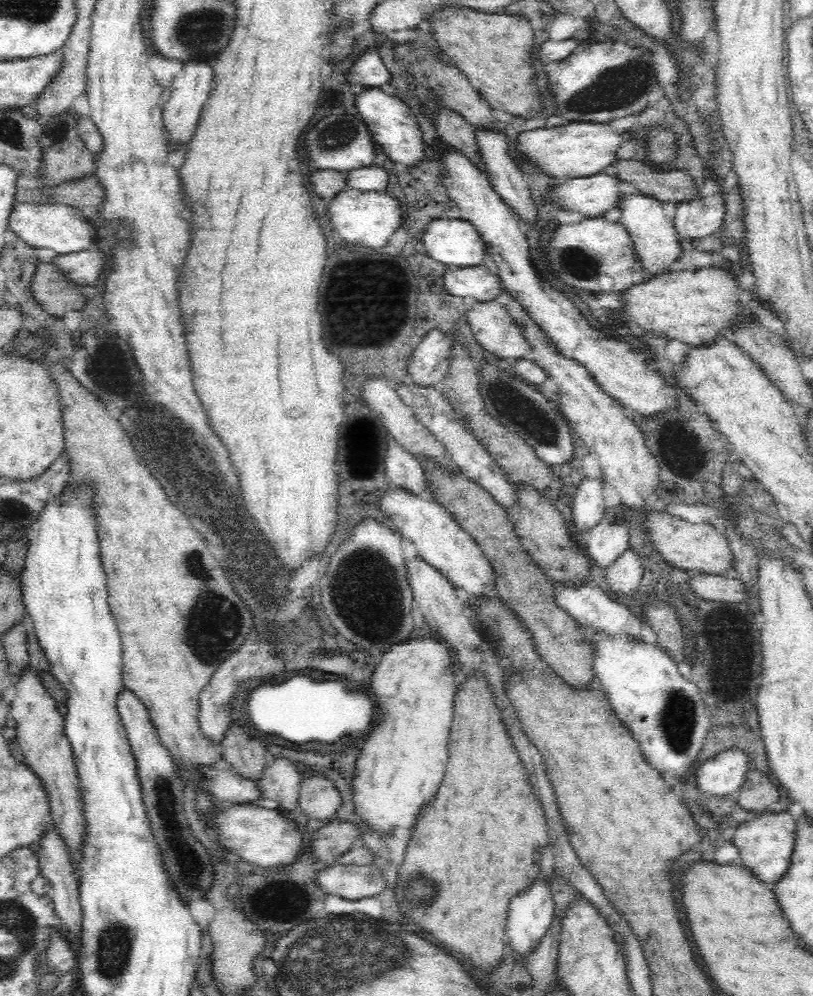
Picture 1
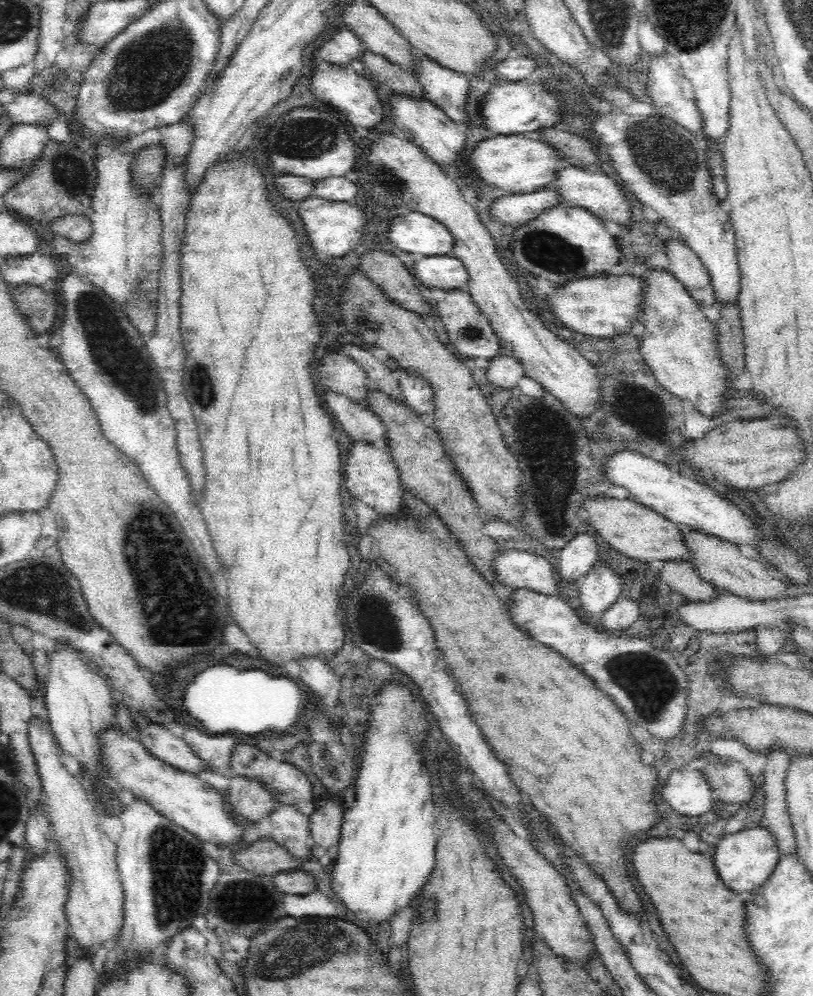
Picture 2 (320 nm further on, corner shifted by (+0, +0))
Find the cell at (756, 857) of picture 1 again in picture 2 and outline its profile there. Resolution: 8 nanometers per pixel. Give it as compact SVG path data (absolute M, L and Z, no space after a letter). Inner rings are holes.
M764 827L746 829L731 835L721 835L714 846L712 862L718 879L736 894L751 892L768 880L778 864L780 853L774 841L774 835Z

